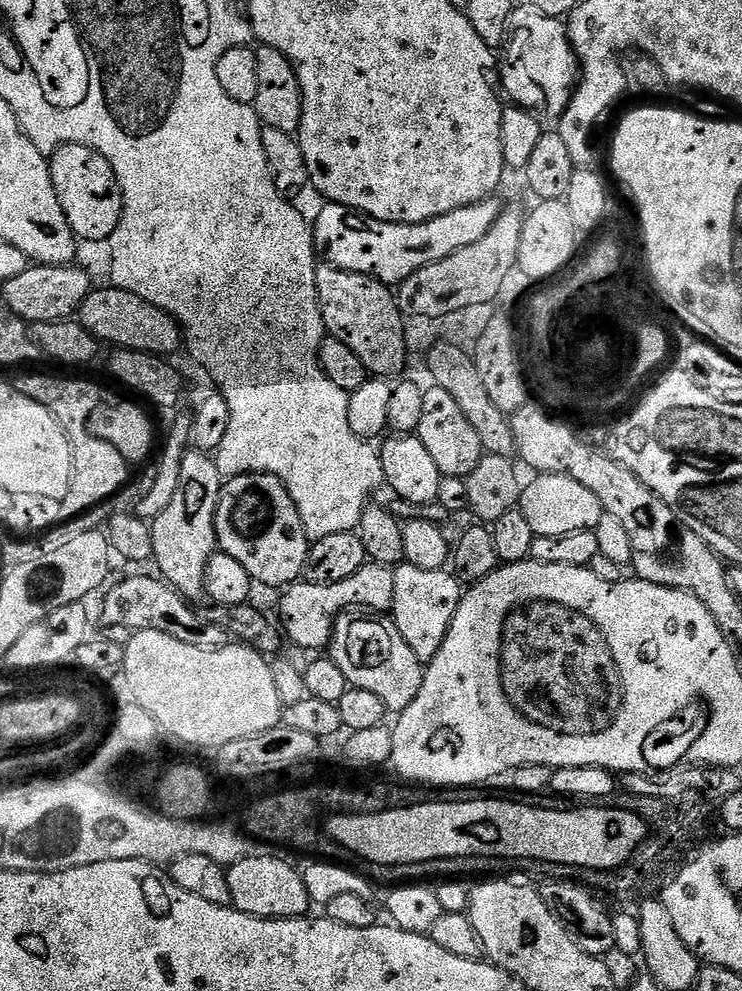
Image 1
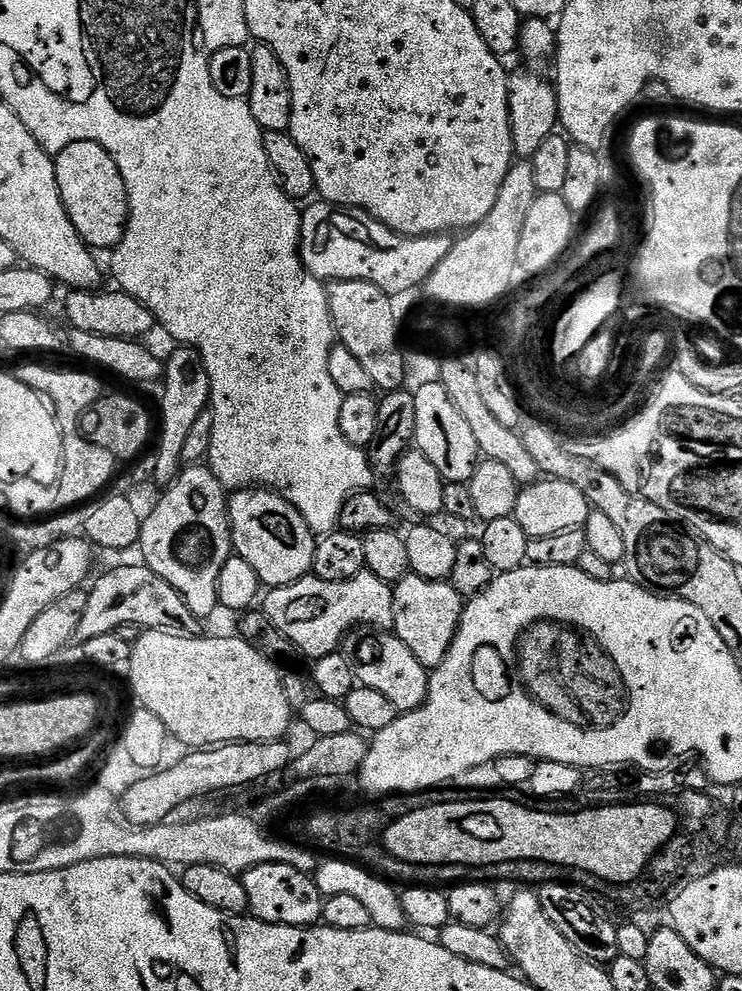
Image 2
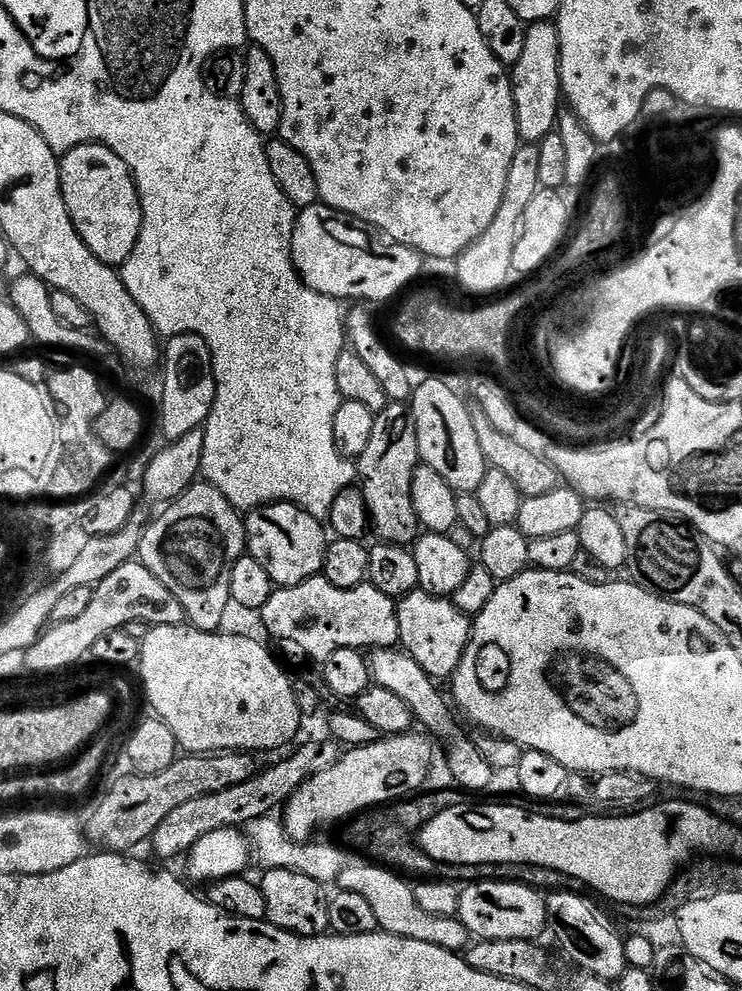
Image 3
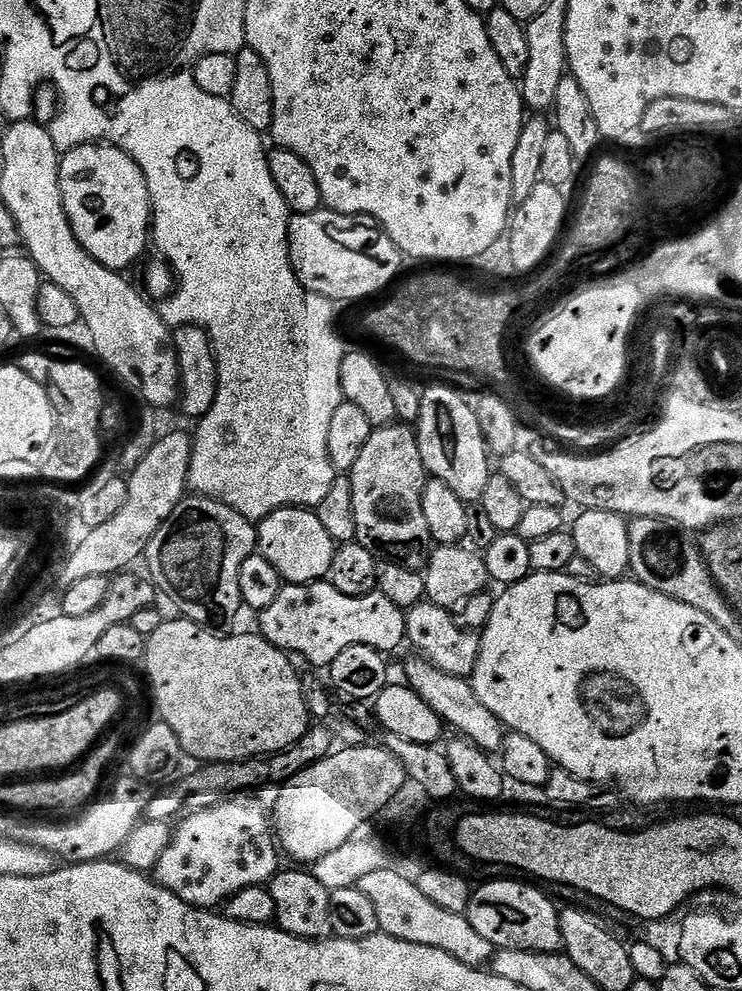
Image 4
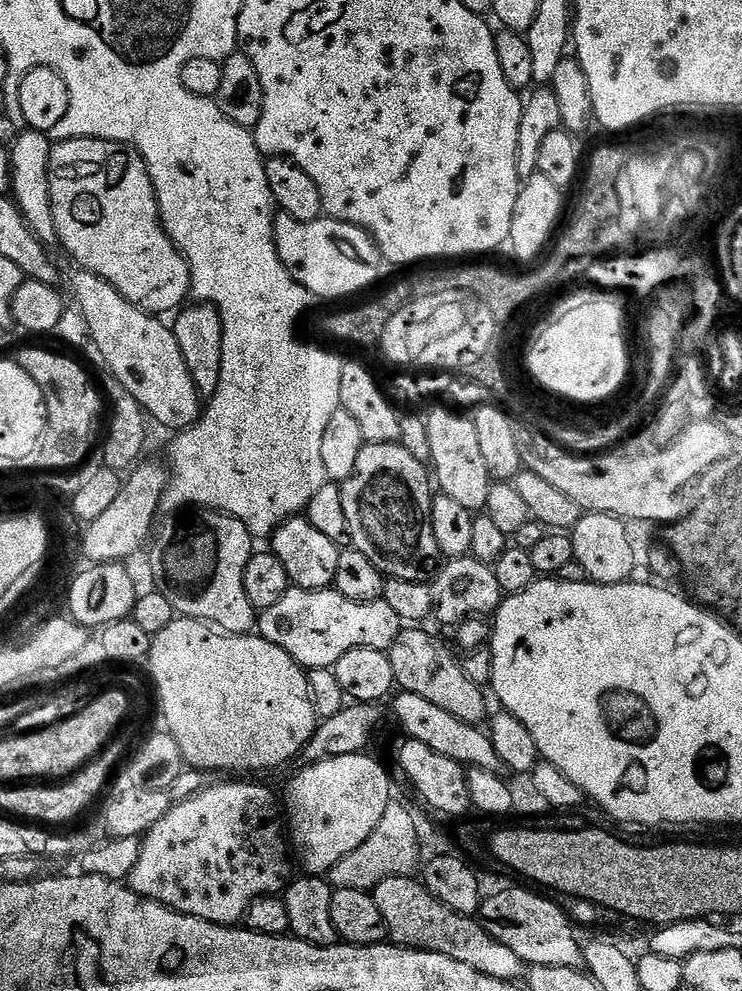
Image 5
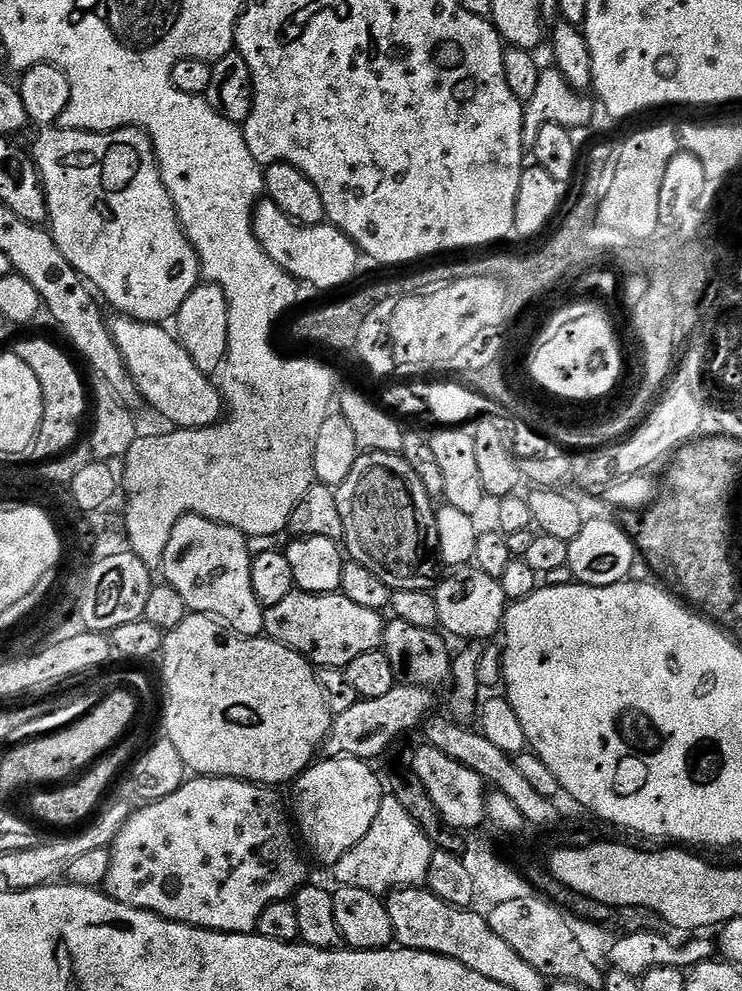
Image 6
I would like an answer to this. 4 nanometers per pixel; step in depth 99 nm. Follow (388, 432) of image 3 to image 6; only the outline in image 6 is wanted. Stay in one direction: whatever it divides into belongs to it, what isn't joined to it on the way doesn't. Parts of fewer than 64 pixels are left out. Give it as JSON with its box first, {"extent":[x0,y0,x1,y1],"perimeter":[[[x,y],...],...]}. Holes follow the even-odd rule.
{"extent":[335,452,442,592],"perimeter":[[[364,452],[357,456],[354,470],[340,487],[335,489],[338,510],[342,513],[344,527],[343,547],[354,562],[366,566],[373,574],[378,574],[386,586],[394,590],[426,590],[432,592],[442,579],[442,565],[438,551],[438,526],[433,497],[426,494],[426,486],[410,470],[399,454],[385,452]]]}

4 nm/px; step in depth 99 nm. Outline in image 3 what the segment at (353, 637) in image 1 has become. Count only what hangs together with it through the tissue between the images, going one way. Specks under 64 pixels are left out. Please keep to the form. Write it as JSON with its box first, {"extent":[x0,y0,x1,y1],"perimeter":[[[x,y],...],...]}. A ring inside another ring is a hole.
{"extent":[368,648,494,792],"perimeter":[[[373,648],[368,656],[368,669],[372,672],[372,683],[375,687],[385,688],[386,690],[391,690],[394,694],[398,694],[398,698],[402,698],[402,702],[406,702],[410,706],[413,721],[415,721],[419,727],[421,724],[422,727],[429,728],[429,730],[424,730],[431,733],[433,737],[436,735],[442,743],[448,744],[448,772],[452,775],[452,780],[458,787],[465,788],[468,792],[484,792],[491,786],[494,770],[490,766],[490,762],[486,762],[486,758],[482,758],[482,750],[478,750],[475,739],[473,739],[471,735],[468,737],[467,734],[460,729],[459,722],[452,717],[453,709],[450,707],[446,696],[446,701],[444,701],[444,696],[440,693],[441,685],[433,680],[430,674],[426,674],[426,670],[422,670],[422,666],[418,666],[418,662],[414,662],[412,656],[396,648]]]}

